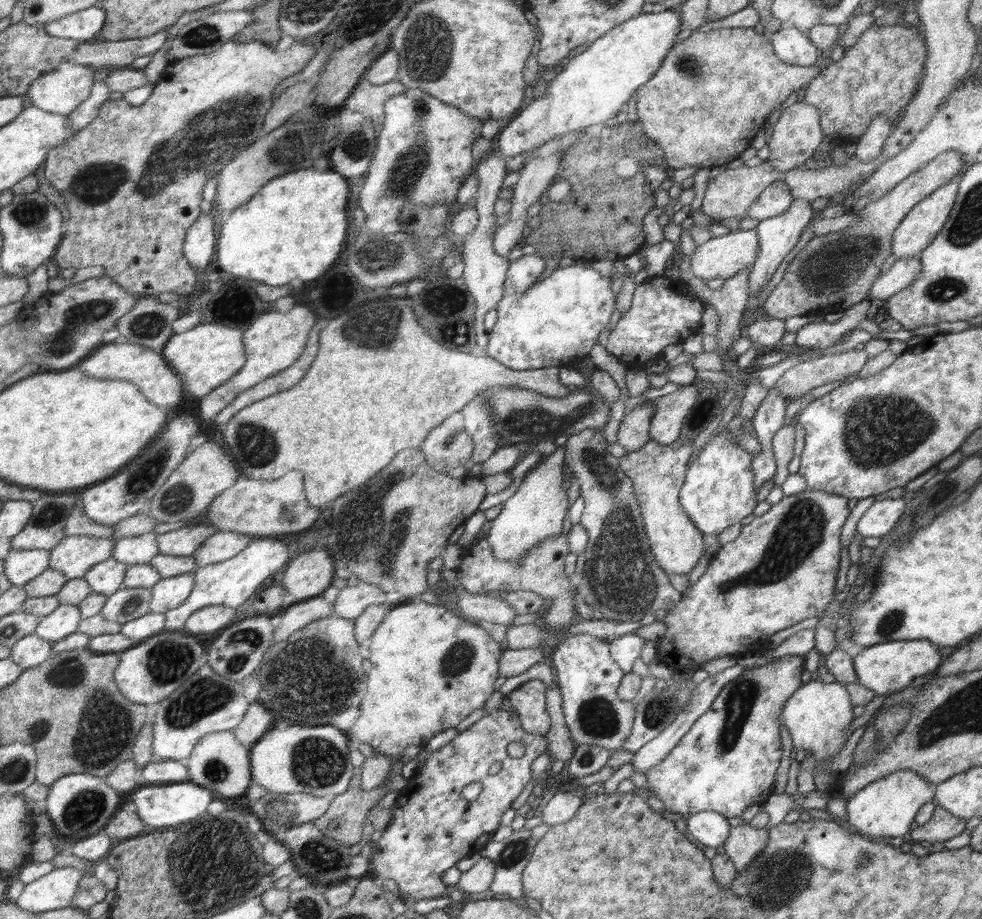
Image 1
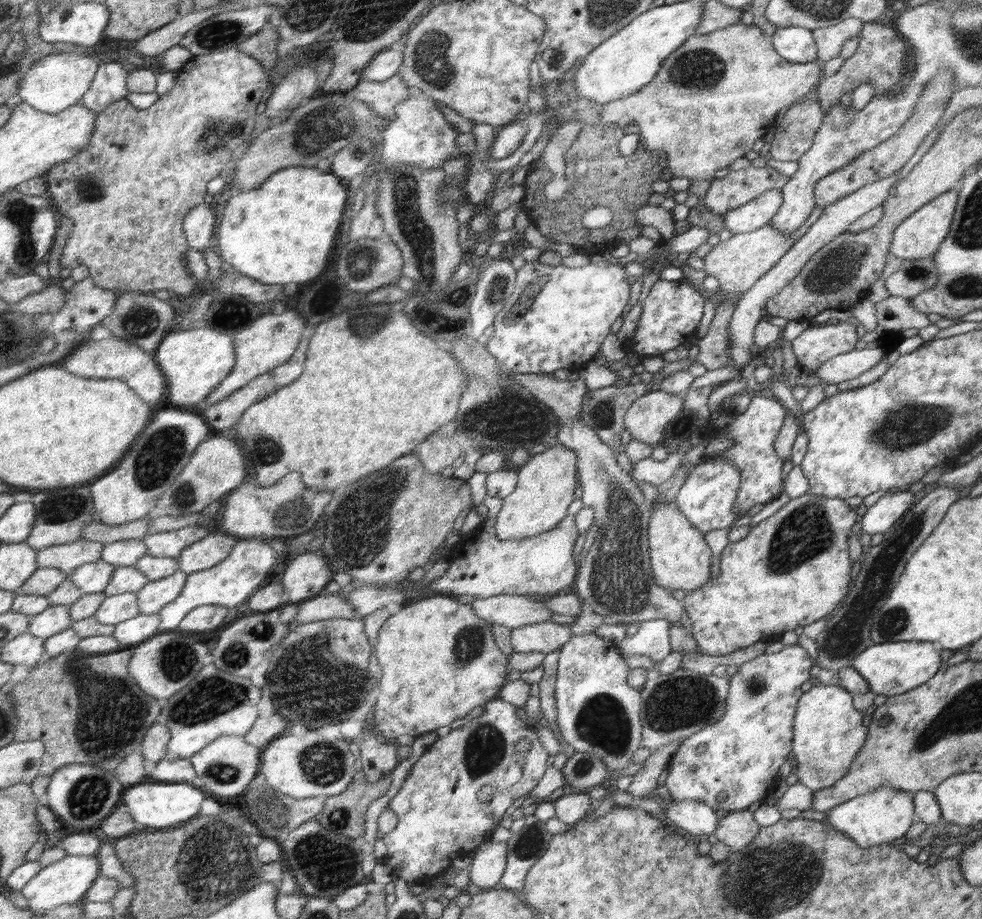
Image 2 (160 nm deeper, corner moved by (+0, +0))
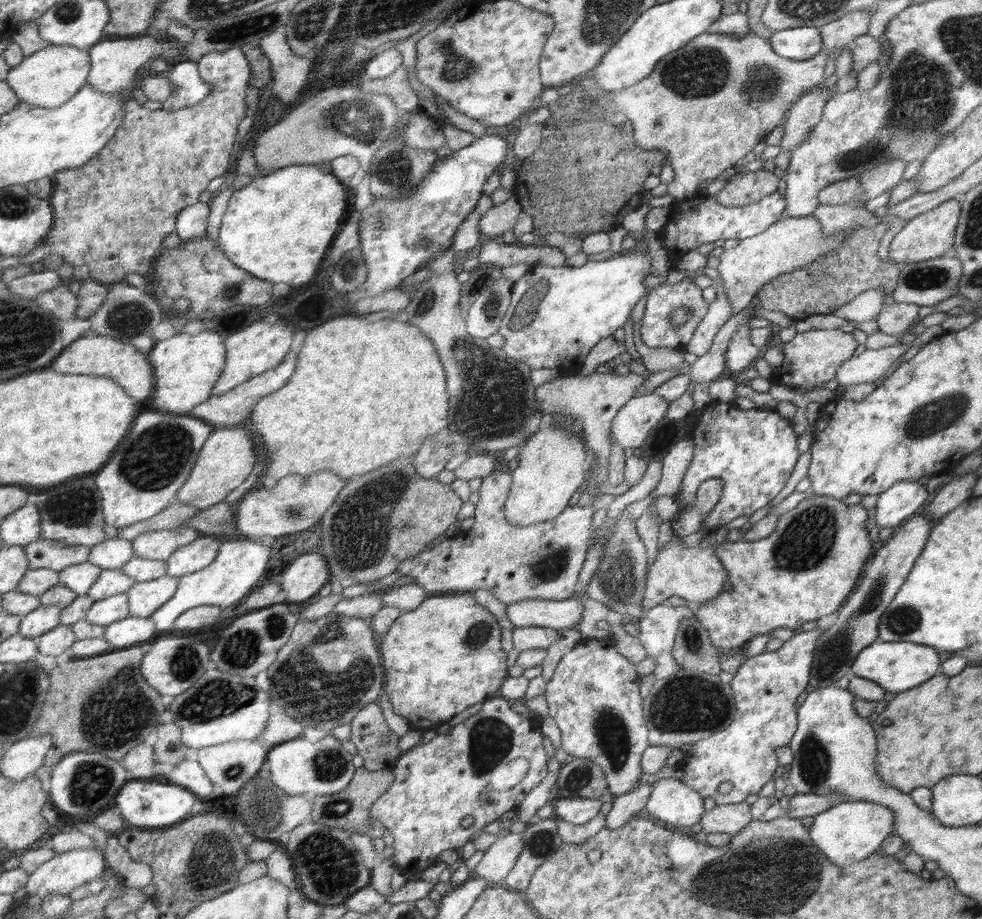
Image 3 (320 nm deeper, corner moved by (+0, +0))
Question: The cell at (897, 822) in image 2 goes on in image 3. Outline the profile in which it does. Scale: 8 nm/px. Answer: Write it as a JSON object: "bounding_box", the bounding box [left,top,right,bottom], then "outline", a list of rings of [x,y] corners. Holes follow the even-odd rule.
{"bounding_box":[810,800,894,867],"outline":[[[846,800],[814,817],[810,839],[822,855],[838,866],[848,867],[881,850],[882,842],[894,828],[894,813],[888,807],[867,800]]]}

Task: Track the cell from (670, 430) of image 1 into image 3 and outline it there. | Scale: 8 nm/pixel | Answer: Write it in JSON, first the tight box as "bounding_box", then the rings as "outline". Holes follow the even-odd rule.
{"bounding_box":[610,392,670,450],"outline":[[[654,392],[633,397],[620,408],[612,421],[610,429],[615,444],[619,444],[624,450],[641,446],[650,430],[663,420],[669,405],[670,403]]]}

